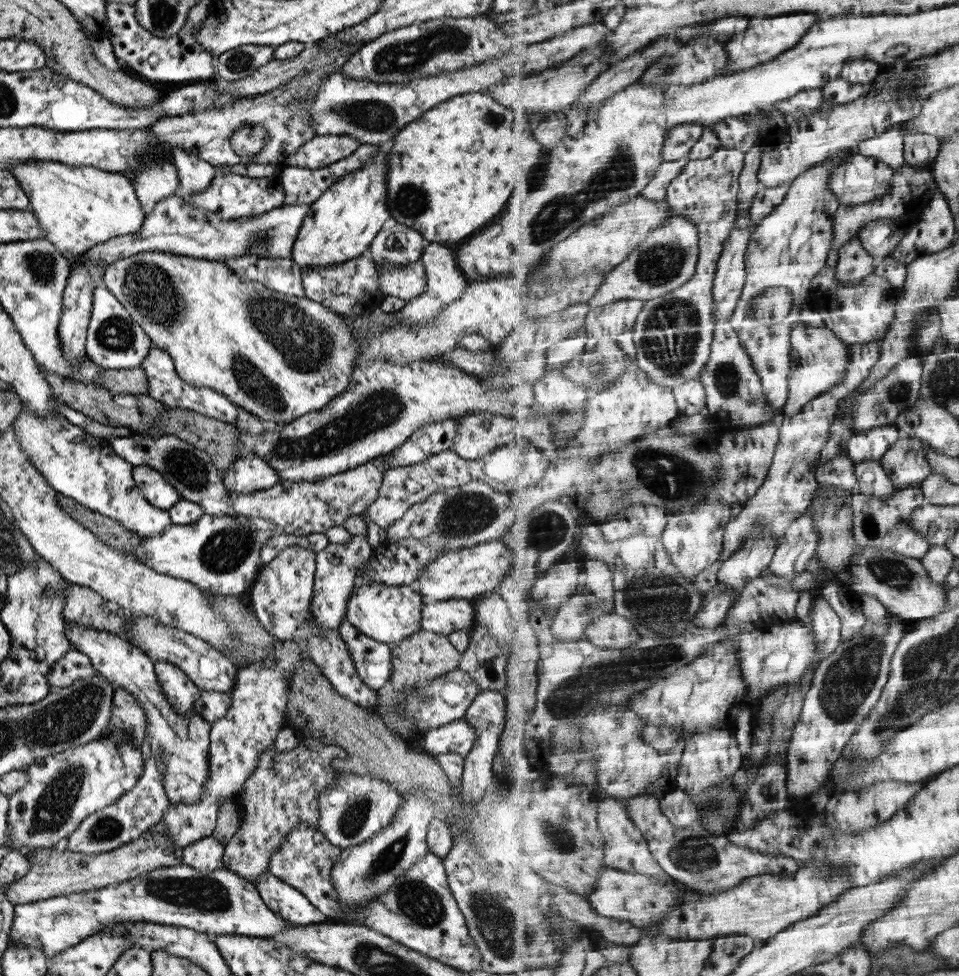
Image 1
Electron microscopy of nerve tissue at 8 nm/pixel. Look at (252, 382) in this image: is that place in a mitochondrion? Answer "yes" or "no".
yes

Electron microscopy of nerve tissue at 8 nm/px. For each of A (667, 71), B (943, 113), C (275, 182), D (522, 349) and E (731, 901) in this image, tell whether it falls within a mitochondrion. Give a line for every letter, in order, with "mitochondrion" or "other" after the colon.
A: mitochondrion
B: other
C: other
D: other
E: other

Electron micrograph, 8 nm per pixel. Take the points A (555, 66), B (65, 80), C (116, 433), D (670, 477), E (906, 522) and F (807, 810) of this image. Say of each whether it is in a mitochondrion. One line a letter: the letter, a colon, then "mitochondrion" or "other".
A: other
B: other
C: other
D: mitochondrion
E: other
F: other

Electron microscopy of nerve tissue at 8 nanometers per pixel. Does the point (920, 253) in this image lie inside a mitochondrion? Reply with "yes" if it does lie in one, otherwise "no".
no

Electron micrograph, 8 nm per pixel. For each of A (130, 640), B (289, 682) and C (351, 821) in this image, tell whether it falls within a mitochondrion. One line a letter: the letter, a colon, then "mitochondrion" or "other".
A: other
B: other
C: mitochondrion

